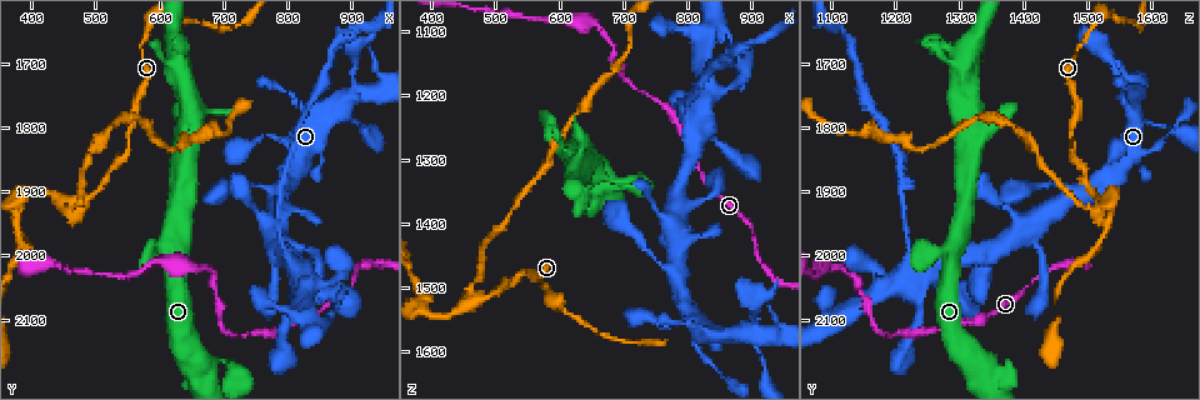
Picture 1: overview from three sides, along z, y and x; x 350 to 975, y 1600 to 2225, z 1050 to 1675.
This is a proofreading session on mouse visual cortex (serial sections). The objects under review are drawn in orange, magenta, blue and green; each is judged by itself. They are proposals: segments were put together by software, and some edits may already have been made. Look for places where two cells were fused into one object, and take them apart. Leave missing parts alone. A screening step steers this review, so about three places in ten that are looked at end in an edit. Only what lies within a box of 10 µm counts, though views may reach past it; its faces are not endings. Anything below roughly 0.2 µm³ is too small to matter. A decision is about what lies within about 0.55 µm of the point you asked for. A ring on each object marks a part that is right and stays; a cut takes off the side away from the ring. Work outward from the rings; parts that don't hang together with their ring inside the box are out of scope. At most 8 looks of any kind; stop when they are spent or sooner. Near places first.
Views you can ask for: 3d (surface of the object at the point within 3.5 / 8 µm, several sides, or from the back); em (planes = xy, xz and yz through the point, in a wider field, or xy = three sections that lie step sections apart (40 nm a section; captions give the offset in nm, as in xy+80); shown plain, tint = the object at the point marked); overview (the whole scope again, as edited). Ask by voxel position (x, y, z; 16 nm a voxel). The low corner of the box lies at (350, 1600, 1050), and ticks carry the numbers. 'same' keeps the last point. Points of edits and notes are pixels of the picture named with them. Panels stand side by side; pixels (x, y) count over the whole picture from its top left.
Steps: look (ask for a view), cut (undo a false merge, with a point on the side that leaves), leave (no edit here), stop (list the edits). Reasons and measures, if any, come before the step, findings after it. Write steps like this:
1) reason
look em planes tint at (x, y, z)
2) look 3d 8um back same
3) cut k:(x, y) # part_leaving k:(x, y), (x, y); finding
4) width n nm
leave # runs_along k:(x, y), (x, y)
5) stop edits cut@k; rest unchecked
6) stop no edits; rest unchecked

sudden change in width
look 3d 3.5um at (765, 2125, 1215)

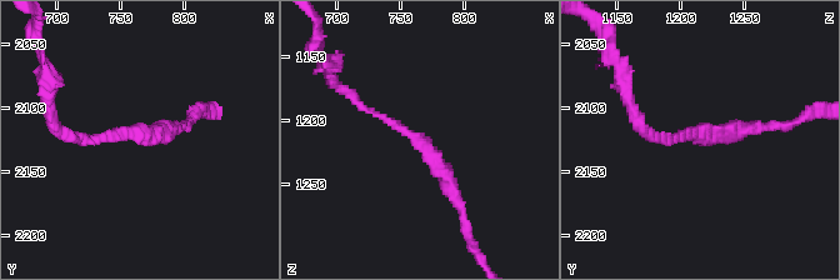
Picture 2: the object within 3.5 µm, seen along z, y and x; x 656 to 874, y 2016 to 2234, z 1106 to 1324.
look em xy step 1 tint at (766, 2120, 1214)

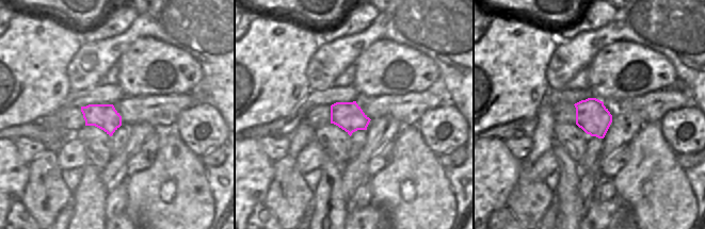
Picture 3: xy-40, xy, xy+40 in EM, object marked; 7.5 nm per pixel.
leave # runs_along 2:(459, 209), (431, 150), (351, 96); all the same cell

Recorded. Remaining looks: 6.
sharp bend
look 3d 8um at (470, 1925, 1520)

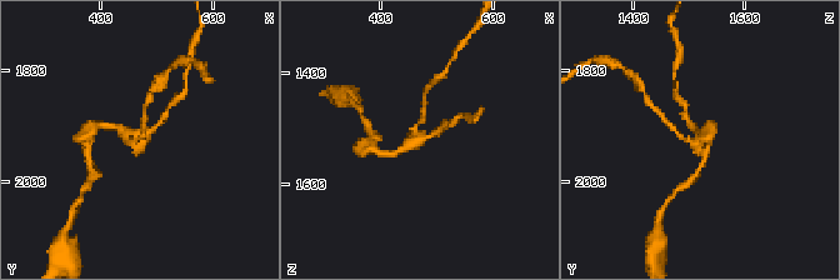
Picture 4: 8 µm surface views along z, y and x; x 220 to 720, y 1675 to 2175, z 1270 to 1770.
look 3d 3.5um same

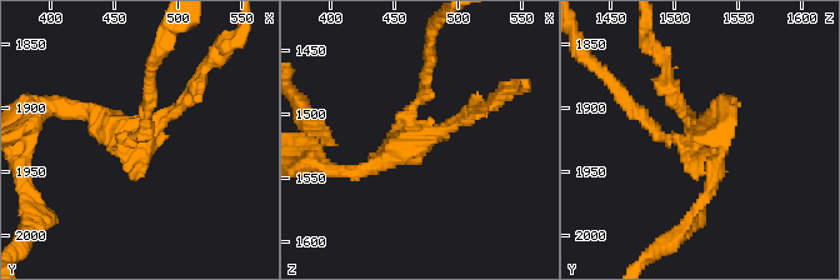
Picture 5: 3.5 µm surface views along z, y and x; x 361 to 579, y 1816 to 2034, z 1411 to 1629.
arms 3; arm_widths 150, 150, 200 nm; now the EM
look em xy step 3 tint at (468, 1926, 1520)

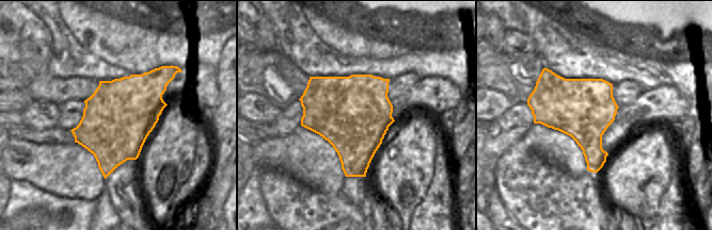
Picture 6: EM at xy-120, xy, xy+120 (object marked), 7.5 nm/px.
cut 5:(144, 135) # part_leaving 5:(433, 135), (410, 131), (425, 68); two cells meet here

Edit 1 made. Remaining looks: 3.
thin arm on a thick one
look 3d 3.5um at (785, 1910, 1480)

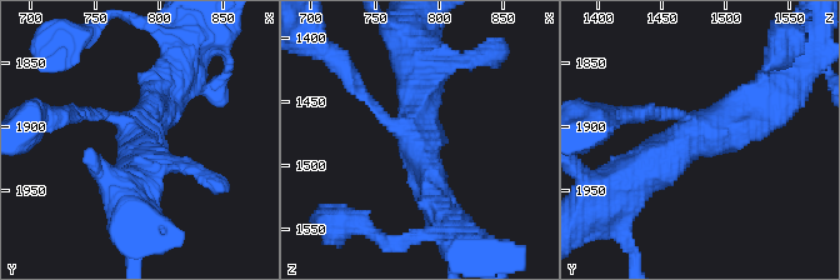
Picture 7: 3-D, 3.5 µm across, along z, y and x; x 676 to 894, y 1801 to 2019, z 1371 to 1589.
arms 3; arm_widths 150, 400, 600 nm; shape alone is not enough
look em xy step 5 tint at (782, 1906, 1478)

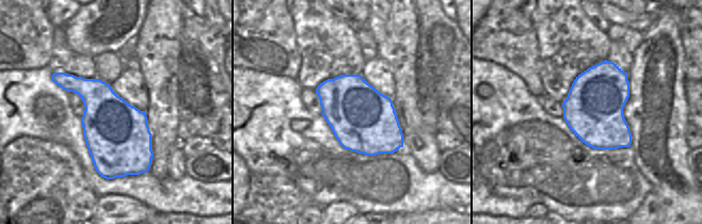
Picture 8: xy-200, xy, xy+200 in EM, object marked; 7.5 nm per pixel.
look em xy step 2 tint same

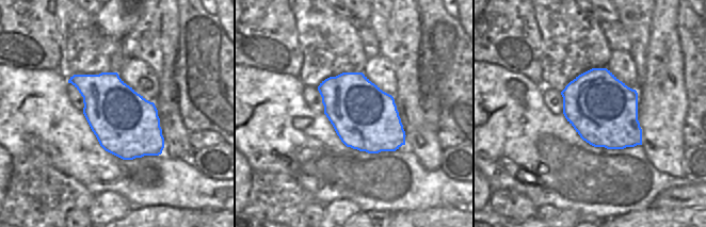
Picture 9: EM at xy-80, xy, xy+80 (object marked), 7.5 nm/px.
leave # runs_along 7:(769, 105), (720, 118), (628, 179); all the same cell

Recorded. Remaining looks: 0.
stop edits cut@5; rest unchecked

